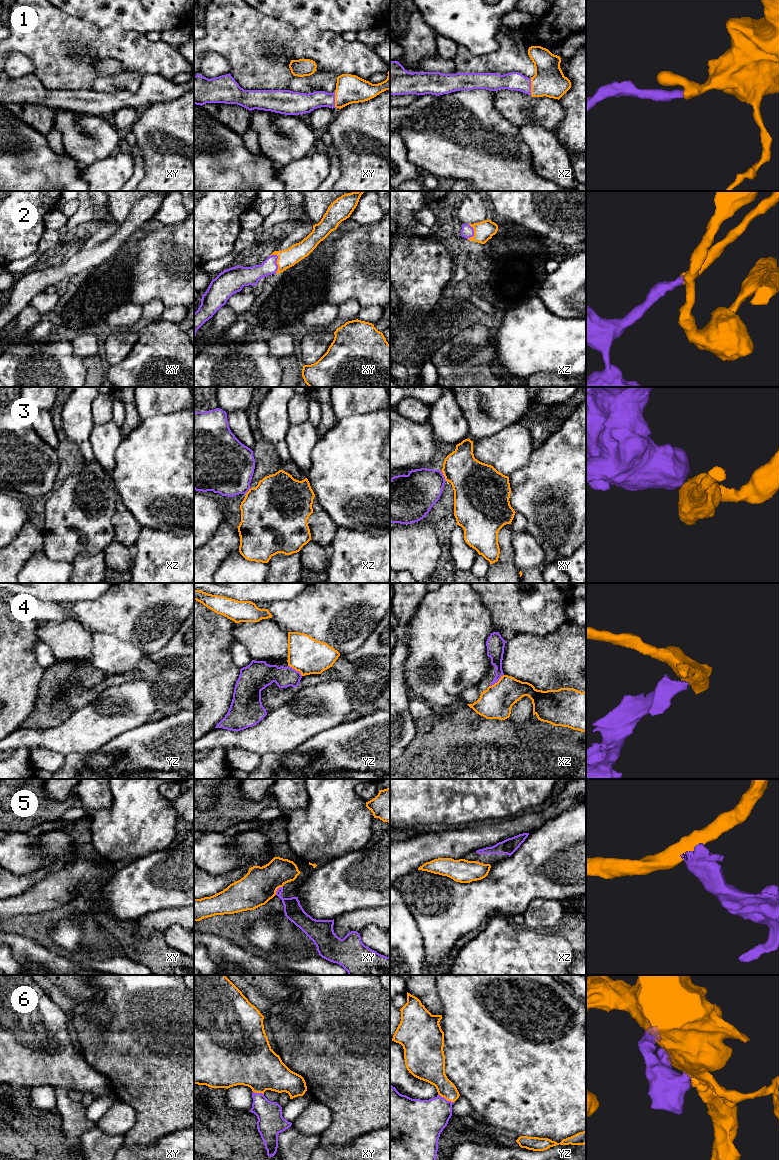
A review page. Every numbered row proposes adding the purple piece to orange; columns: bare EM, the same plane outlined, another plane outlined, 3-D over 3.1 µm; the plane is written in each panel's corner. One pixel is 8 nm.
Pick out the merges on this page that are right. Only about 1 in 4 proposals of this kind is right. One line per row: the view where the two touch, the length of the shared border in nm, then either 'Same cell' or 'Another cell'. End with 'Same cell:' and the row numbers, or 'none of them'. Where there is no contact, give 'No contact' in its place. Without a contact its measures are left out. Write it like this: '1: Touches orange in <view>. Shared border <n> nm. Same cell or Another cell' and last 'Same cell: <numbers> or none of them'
1: Touches orange in xz. Shared border 140 nm. Same cell
2: Touches orange in xy. Shared border 170 nm. Same cell
3: Touches orange in xy. Shared border 100 nm. Another cell
4: Touches orange in xz. Shared border 150 nm. Another cell
5: Touches orange in xy. Shared border 90 nm. Another cell
6: Touches orange in yz. Shared border 150 nm. Same cell
Same cell: 1, 2, 6

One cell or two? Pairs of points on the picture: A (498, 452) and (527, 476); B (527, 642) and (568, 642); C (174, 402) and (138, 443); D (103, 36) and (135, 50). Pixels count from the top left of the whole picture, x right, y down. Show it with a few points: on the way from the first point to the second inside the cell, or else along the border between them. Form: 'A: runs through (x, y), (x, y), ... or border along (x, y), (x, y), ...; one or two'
A: border along (533, 450), (530, 460), (508, 476); two
B: runs through (537, 643), (558, 643); one
C: border along (183, 409), (156, 414), (142, 420); two
D: runs through (111, 43), (127, 47); one

